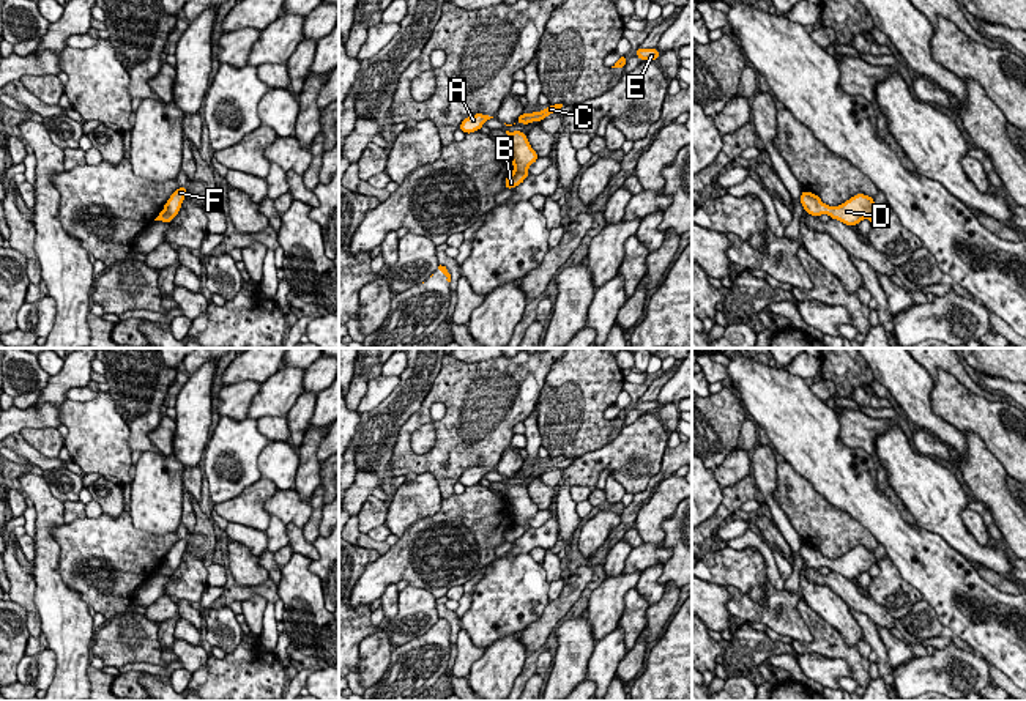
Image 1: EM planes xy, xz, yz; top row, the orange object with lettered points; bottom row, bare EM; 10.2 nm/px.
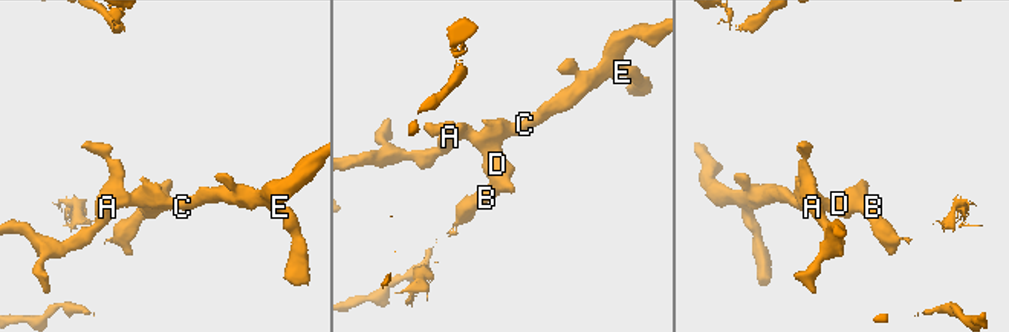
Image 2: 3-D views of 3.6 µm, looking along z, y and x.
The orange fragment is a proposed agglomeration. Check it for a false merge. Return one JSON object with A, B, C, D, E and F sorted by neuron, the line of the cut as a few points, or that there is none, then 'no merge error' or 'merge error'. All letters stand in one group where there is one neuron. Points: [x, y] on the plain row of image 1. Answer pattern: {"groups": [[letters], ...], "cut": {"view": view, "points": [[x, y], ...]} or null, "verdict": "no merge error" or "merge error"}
{"groups": [["A", "C", "D", "E", "F"], ["B"]], "cut": {"view": "xz", "points": [[514, 522], [525, 530]]}, "verdict": "merge error"}

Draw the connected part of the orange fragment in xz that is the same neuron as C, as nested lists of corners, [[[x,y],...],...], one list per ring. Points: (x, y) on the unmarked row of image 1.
[[[559,455],[559,457],[553,457],[553,458],[548,458],[547,462],[541,463],[541,465],[533,465],[533,466],[522,466],[515,476],[522,476],[522,477],[530,477],[533,474],[542,474],[545,473],[547,468],[552,468],[555,466],[556,463],[566,460],[564,455]]]

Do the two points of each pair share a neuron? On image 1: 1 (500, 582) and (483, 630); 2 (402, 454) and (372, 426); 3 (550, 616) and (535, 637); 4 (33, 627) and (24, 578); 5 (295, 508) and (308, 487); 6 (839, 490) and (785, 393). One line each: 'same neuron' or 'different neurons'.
1: same neuron
2: different neurons
3: same neuron
4: same neuron
5: different neurons
6: same neuron

